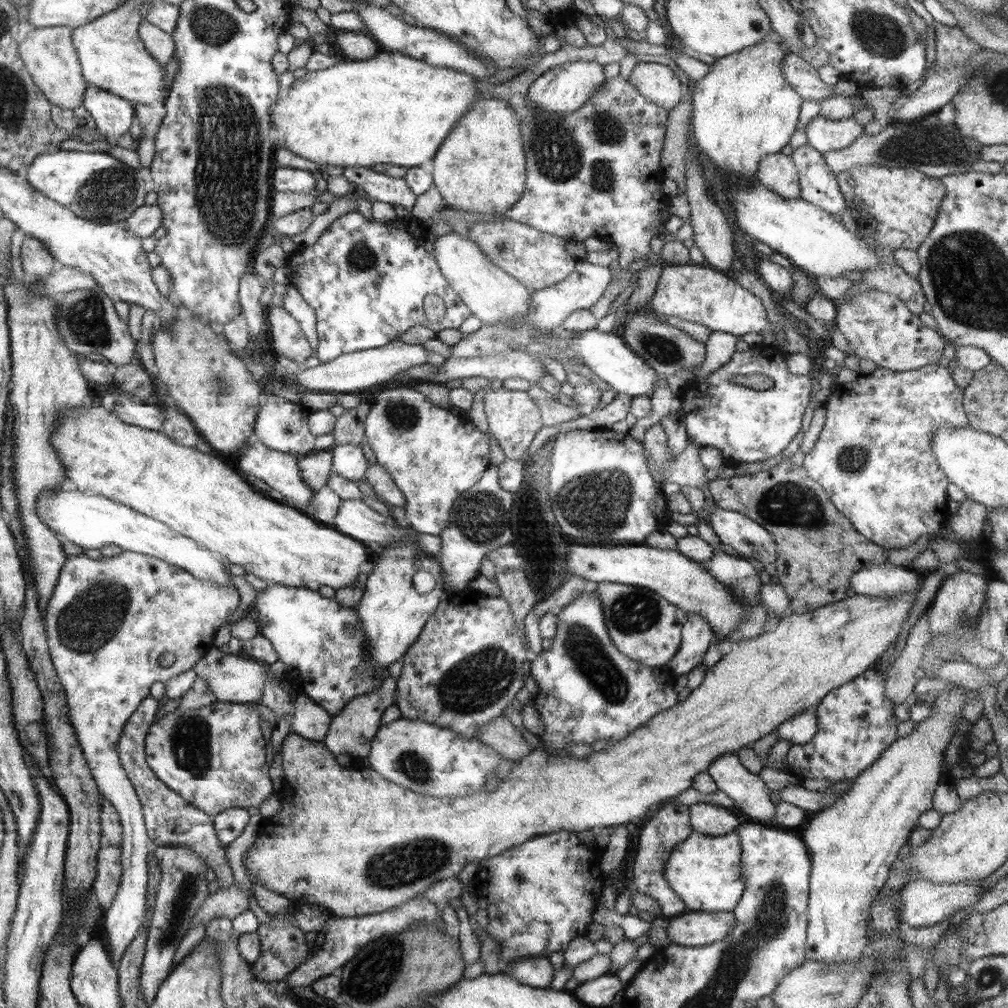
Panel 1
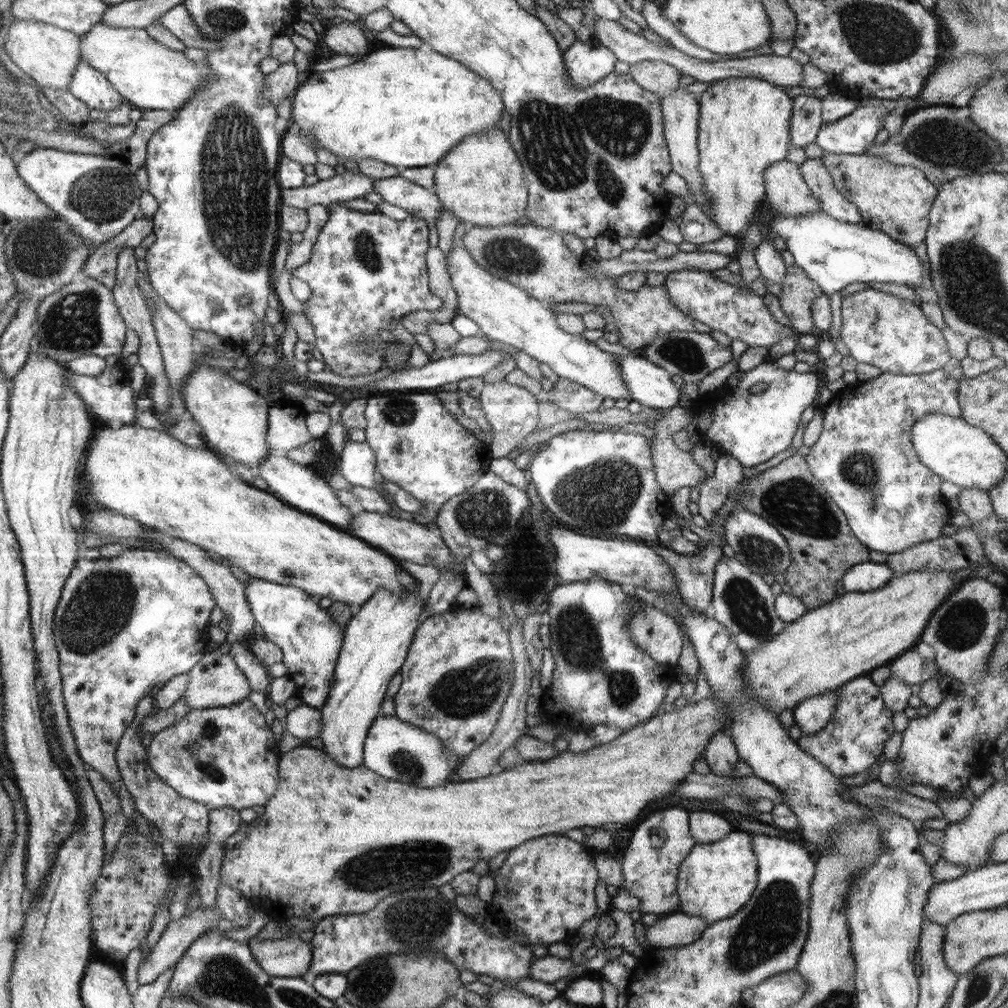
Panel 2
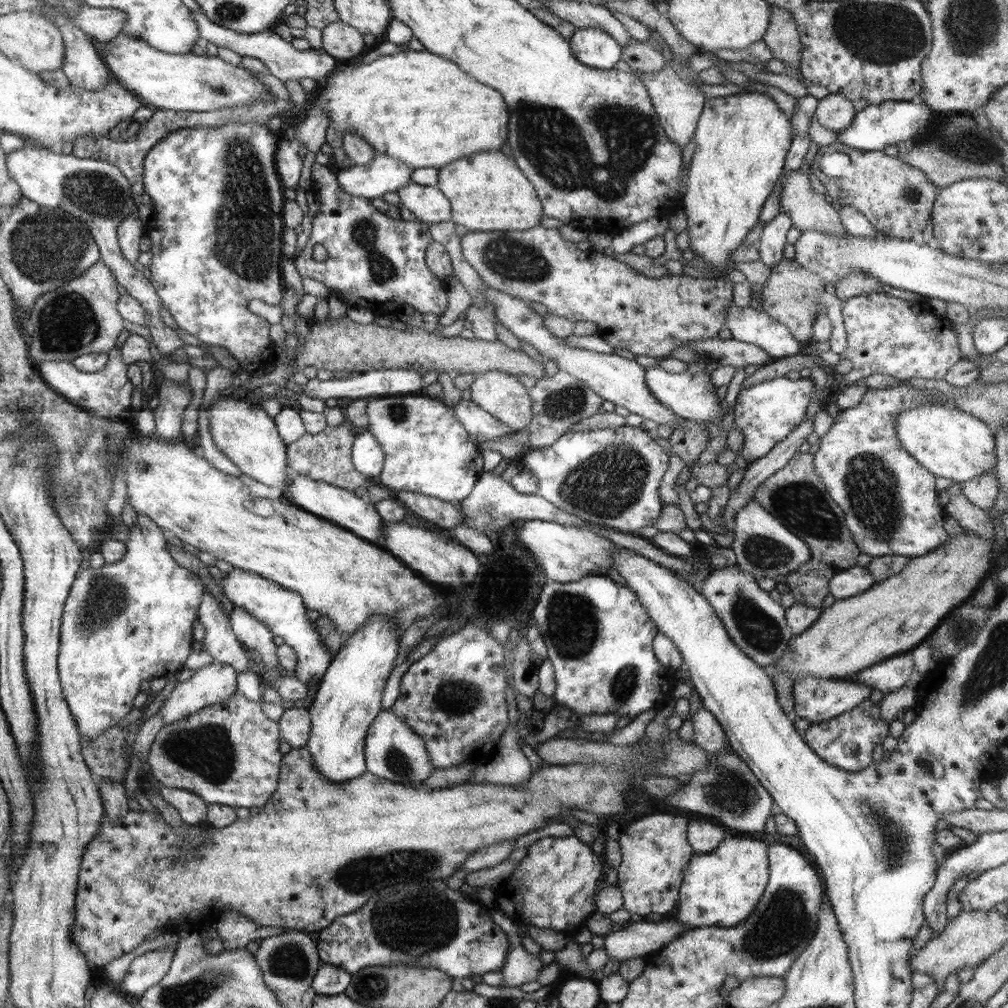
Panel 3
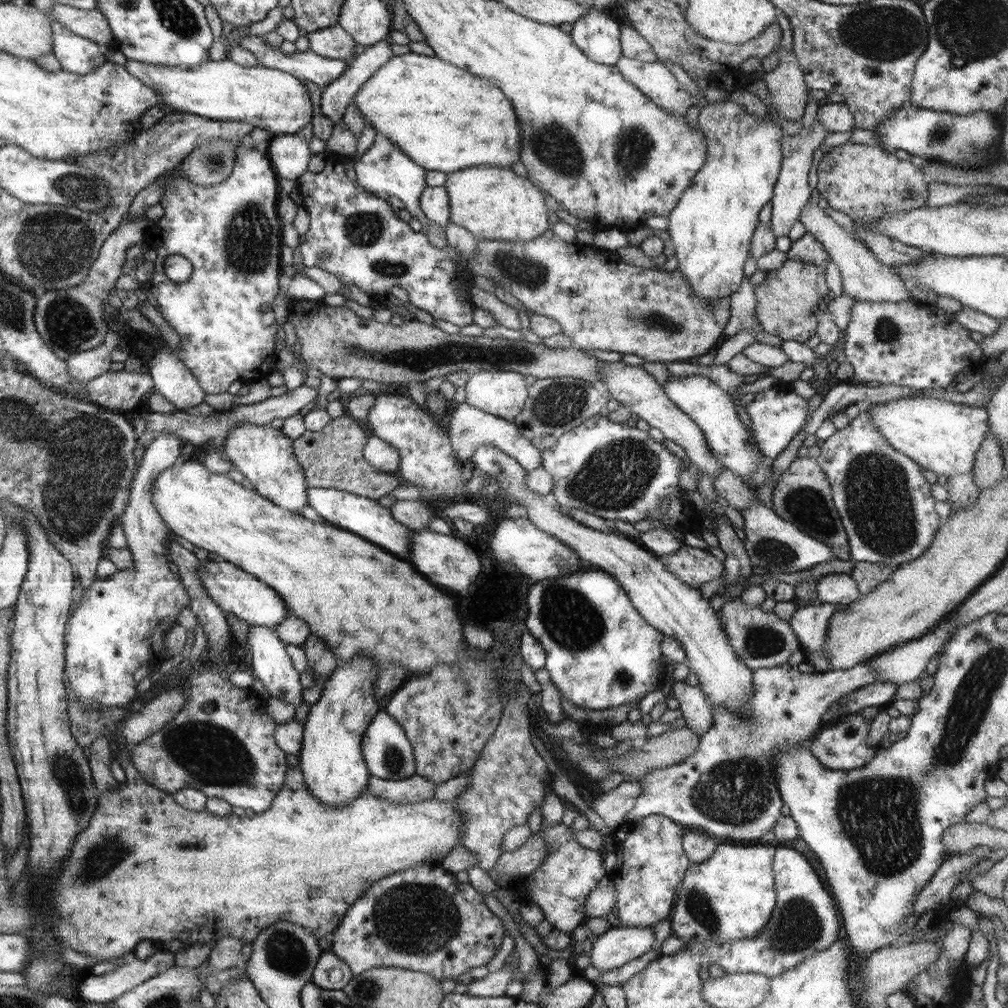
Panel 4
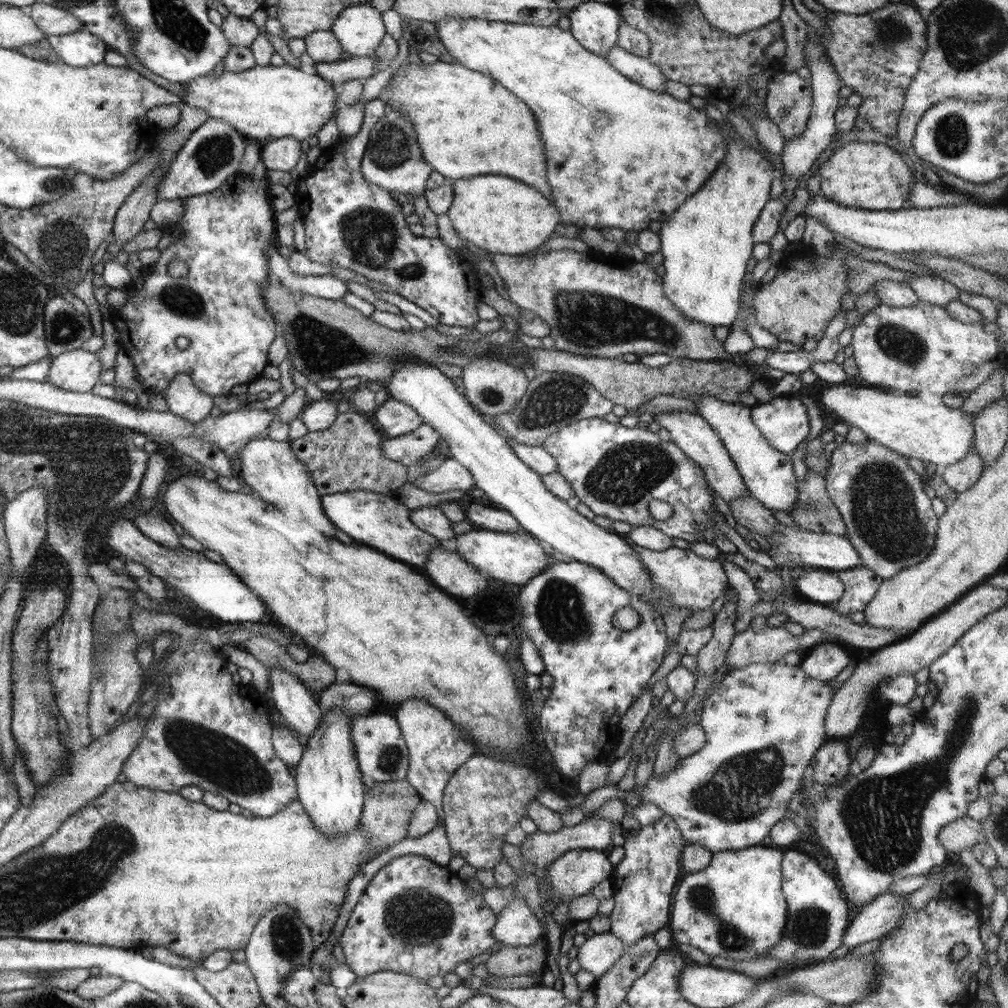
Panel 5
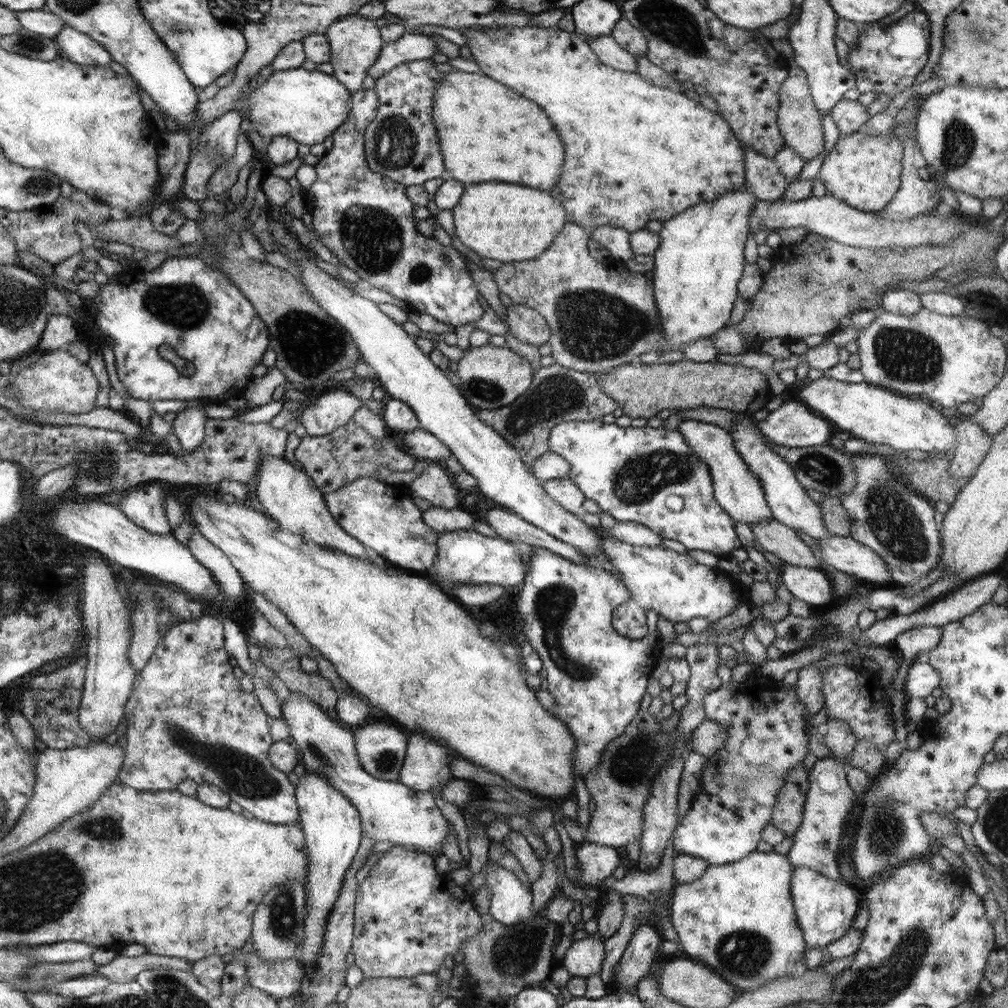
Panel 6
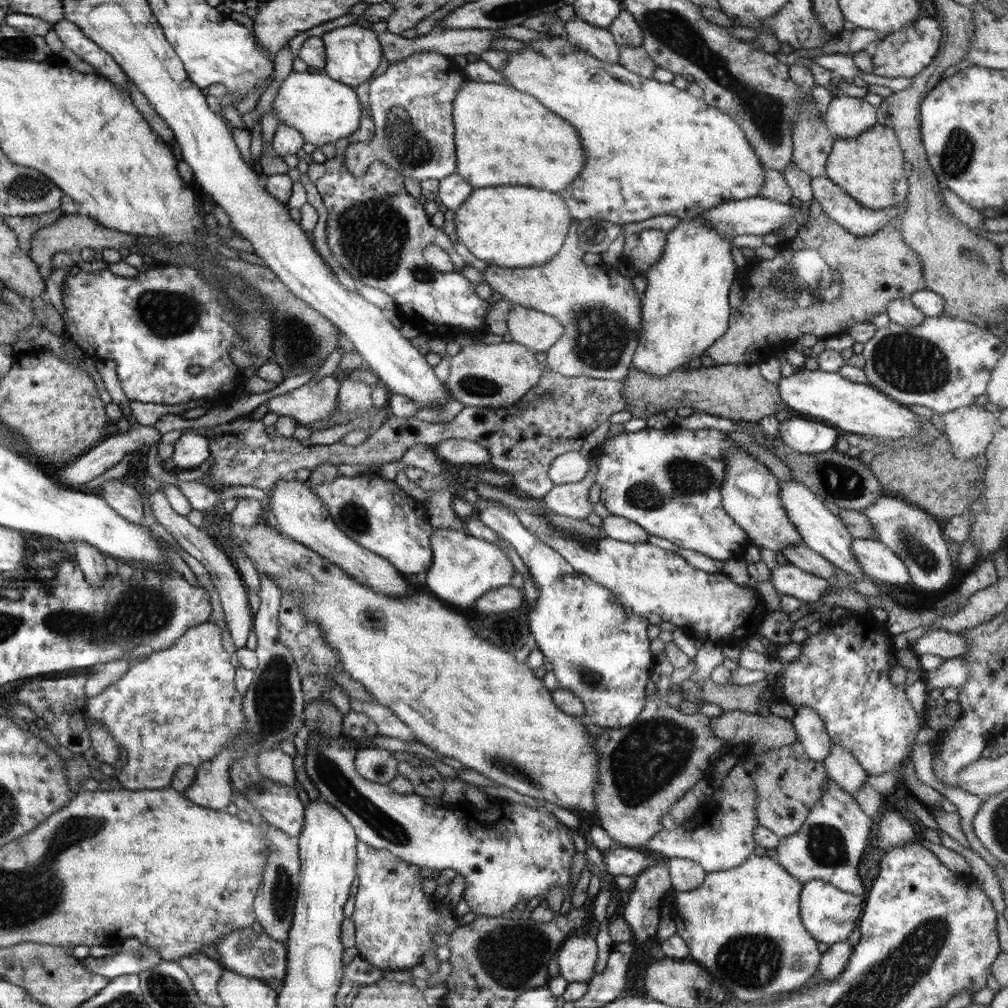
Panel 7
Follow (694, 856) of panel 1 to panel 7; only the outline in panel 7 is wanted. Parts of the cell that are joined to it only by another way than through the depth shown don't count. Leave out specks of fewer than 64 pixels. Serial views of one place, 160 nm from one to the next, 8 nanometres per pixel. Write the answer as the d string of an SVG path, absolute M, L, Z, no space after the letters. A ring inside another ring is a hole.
M750 855L740 866L731 869L721 870L720 872L707 873L704 878L704 884L696 890L688 892L673 892L673 906L670 912L670 918L676 925L676 935L680 936L686 945L690 948L690 960L705 967L712 976L723 984L730 992L731 1000L737 1002L746 1002L760 1000L765 996L770 996L779 992L790 992L804 986L806 980L812 977L819 970L822 952L818 950L818 942L812 939L812 936L806 930L800 917L800 892L803 884L796 878L793 878L788 871L777 861L767 855Z

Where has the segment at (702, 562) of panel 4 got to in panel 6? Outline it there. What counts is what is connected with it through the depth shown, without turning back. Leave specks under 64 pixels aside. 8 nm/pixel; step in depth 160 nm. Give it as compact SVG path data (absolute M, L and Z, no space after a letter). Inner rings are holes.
M616 538L602 539L602 549L608 556L608 560L620 572L620 580L633 596L628 602L618 605L611 618L612 626L616 629L616 632L627 636L629 639L644 636L647 630L646 614L650 610L655 610L656 613L664 616L666 620L670 620L672 623L687 623L692 618L707 618L709 624L713 625L743 602L742 598L741 600L737 599L738 595L734 592L735 581L728 580L717 567L709 567L696 562L687 552L678 553L664 545L649 548L632 546L632 544Z

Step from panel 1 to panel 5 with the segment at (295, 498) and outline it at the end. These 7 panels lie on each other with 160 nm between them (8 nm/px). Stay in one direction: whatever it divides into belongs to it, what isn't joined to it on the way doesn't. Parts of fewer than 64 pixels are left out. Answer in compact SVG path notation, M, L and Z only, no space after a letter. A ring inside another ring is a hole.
M352 490L323 495L322 503L327 517L335 523L336 528L339 528L353 540L364 542L366 546L404 564L422 568L427 561L428 551L432 548L438 548L442 544L434 536L420 530L420 527L410 520L411 510L400 503L392 494Z

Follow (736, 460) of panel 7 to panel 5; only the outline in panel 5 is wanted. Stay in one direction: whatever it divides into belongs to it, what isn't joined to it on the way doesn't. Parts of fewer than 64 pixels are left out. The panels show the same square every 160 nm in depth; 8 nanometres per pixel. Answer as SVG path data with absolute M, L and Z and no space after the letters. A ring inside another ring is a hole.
M666 412L666 414L656 414L654 421L670 433L670 441L674 442L676 447L680 448L693 462L696 462L697 466L700 466L709 488L718 493L728 504L735 498L750 495L738 473L736 464L730 458L728 451L724 449L716 431L704 421L704 418L690 412Z

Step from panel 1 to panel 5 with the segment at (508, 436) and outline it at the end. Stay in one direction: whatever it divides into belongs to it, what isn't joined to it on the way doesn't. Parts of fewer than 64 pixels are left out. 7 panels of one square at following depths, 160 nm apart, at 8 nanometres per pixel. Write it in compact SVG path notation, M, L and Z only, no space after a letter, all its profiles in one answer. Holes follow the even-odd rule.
M485 356L475 358L463 368L461 385L464 386L464 397L478 413L496 417L516 408L518 400L527 391L529 380L522 368L516 368L505 360L492 360Z

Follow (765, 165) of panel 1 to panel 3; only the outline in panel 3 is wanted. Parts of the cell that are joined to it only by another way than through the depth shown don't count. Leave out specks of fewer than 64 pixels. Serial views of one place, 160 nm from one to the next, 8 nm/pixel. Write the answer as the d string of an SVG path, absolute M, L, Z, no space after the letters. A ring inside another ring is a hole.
M800 169L790 172L782 183L781 212L785 212L799 231L817 230L835 237L848 233L824 195L814 191L809 176Z

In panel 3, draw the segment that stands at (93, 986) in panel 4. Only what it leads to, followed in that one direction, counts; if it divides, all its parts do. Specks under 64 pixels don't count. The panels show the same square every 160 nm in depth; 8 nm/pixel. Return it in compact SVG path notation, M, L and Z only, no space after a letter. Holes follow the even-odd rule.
M162 948L136 956L122 983L117 984L120 990L128 993L130 997L140 997L159 984L171 968L174 952L174 948Z

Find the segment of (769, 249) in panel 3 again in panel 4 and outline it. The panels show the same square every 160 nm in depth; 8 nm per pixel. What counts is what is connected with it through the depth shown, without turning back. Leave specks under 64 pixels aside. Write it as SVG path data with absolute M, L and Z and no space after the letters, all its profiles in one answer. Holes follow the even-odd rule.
M815 118L814 125L810 129L802 129L796 136L783 135L783 161L781 169L774 185L771 213L771 231L774 236L788 236L792 226L799 221L802 209L809 203L811 196L808 171L814 163L814 153L820 151L820 143L826 138L829 130L825 129Z

